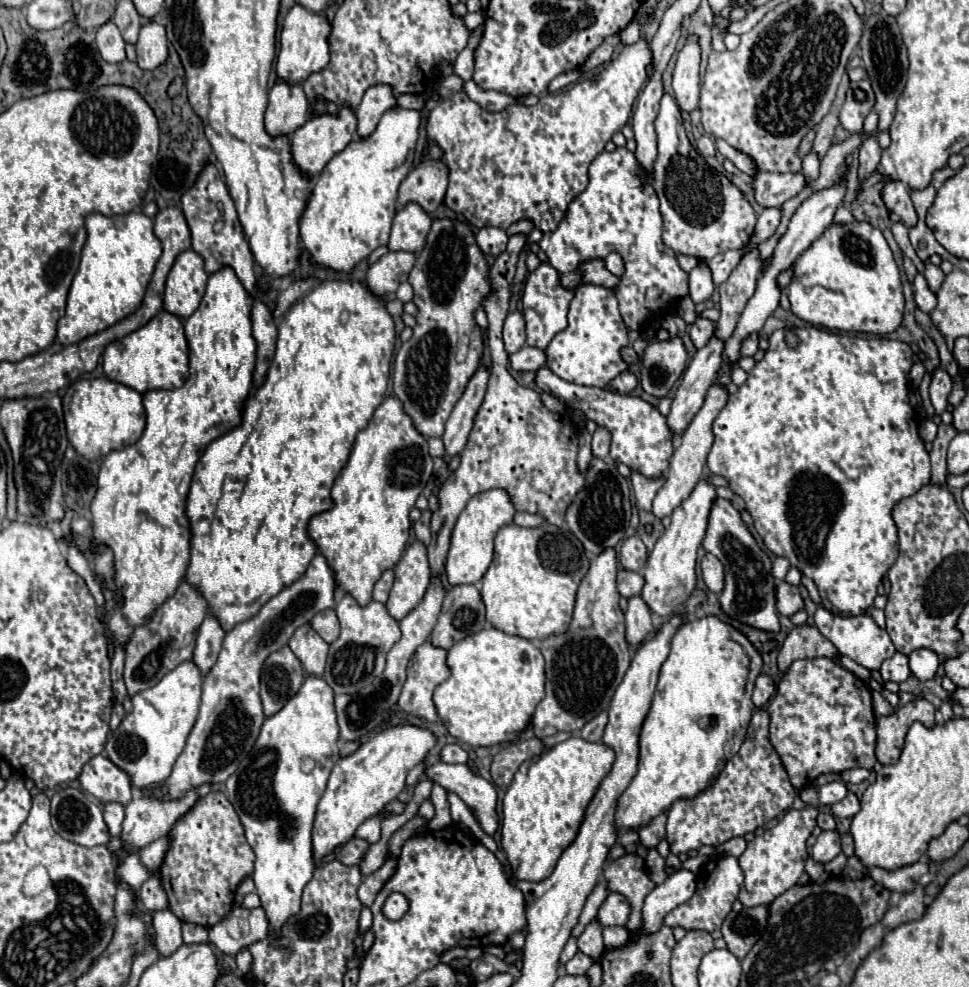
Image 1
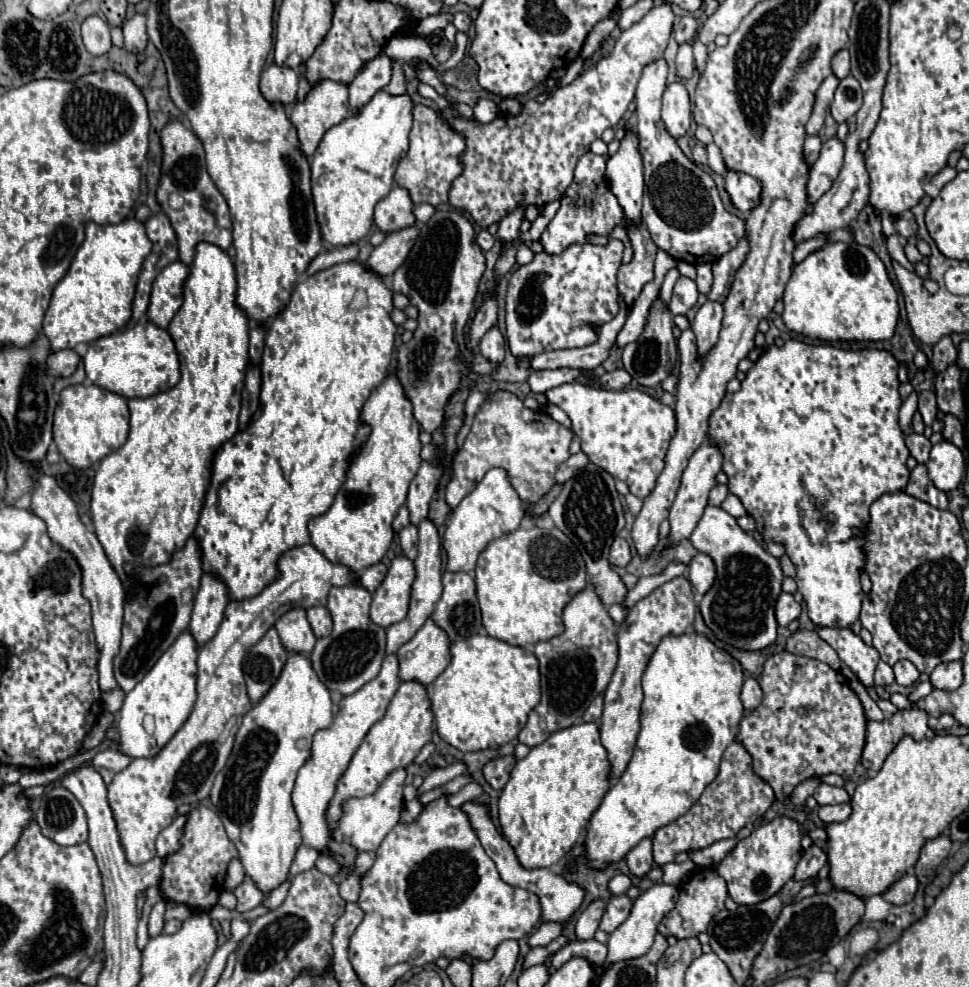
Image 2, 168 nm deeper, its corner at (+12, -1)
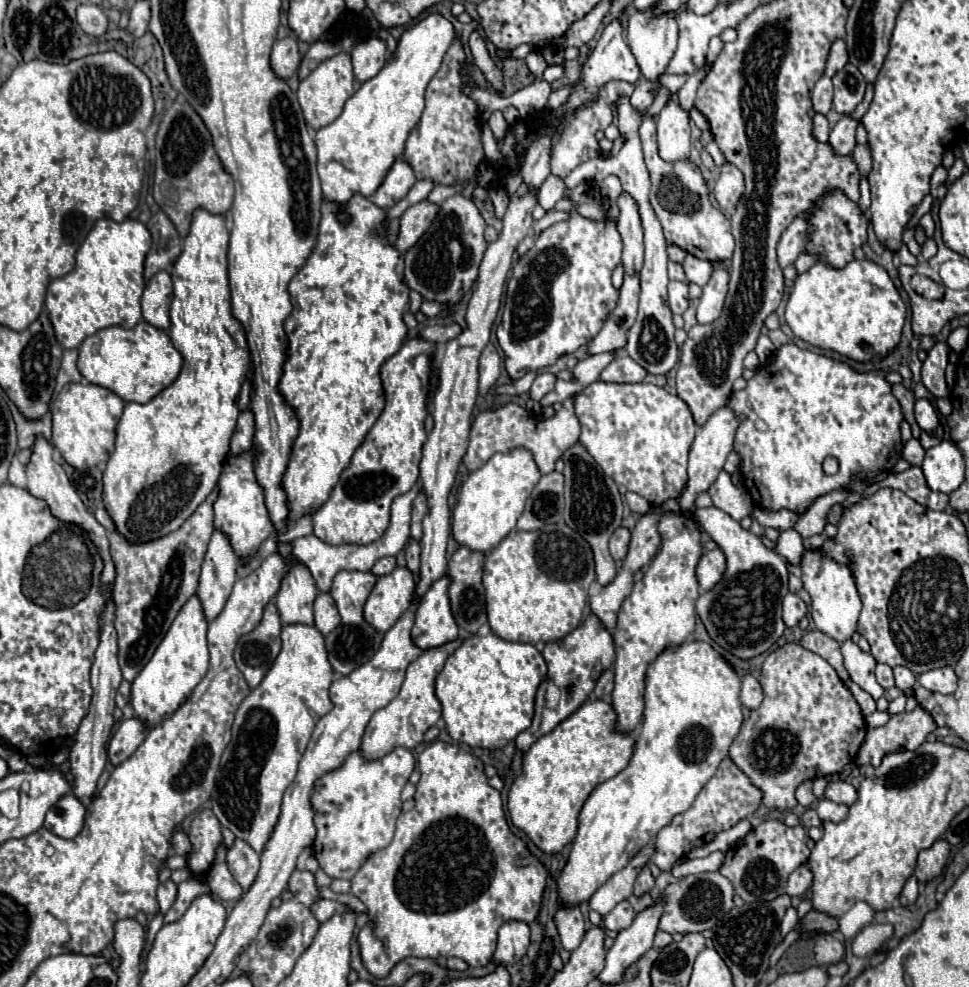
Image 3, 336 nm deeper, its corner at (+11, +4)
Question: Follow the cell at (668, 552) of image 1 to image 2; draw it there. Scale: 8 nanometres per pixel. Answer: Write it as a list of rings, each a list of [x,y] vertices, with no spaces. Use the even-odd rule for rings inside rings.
[[[703,443],[689,459],[687,469],[683,471],[681,477],[681,487],[677,491],[677,497],[671,505],[671,513],[669,513],[669,523],[671,523],[671,539],[673,541],[681,541],[685,537],[689,537],[695,529],[695,525],[699,523],[699,517],[703,515],[703,509],[707,507],[707,497],[709,491],[717,485],[715,477],[721,471],[723,465],[723,455],[719,451],[719,447],[715,443]]]

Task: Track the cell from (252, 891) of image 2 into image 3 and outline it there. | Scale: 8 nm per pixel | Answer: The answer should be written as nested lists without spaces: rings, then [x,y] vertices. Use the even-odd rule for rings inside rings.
[[[236,840],[234,848],[228,850],[226,862],[232,876],[246,892],[252,886],[252,880],[256,880],[256,872],[260,868],[260,856],[244,840]]]

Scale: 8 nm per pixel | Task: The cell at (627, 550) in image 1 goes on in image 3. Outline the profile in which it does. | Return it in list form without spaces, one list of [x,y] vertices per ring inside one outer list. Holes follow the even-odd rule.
[[[618,528],[612,538],[610,538],[610,554],[614,560],[624,560],[628,554],[628,544],[630,544],[630,530],[628,528]]]

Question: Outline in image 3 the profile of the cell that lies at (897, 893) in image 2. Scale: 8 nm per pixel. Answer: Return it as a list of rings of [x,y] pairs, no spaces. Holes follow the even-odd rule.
[[[910,876],[908,882],[904,884],[898,900],[902,906],[908,906],[908,904],[914,904],[916,898],[918,898],[918,880],[916,880],[916,876]]]

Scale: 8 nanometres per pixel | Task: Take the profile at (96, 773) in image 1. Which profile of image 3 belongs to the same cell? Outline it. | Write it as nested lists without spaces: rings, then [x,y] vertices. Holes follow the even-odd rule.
[[[138,718],[122,720],[108,742],[108,760],[114,766],[118,766],[142,744],[144,736],[146,736],[146,726],[142,720]]]

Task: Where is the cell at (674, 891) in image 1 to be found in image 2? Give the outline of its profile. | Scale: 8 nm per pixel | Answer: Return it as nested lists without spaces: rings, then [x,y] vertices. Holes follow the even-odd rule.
[[[655,883],[651,889],[647,889],[645,893],[641,893],[641,895],[633,901],[633,909],[631,909],[631,915],[627,917],[627,921],[621,923],[621,925],[609,935],[609,941],[607,941],[609,953],[607,953],[607,959],[605,959],[605,963],[603,963],[603,969],[607,969],[609,965],[613,965],[613,963],[617,963],[617,961],[635,959],[635,957],[645,955],[645,953],[651,949],[651,945],[653,945],[653,939],[655,939],[659,921],[675,907],[675,901],[677,901],[677,887],[665,885],[665,883]]]

